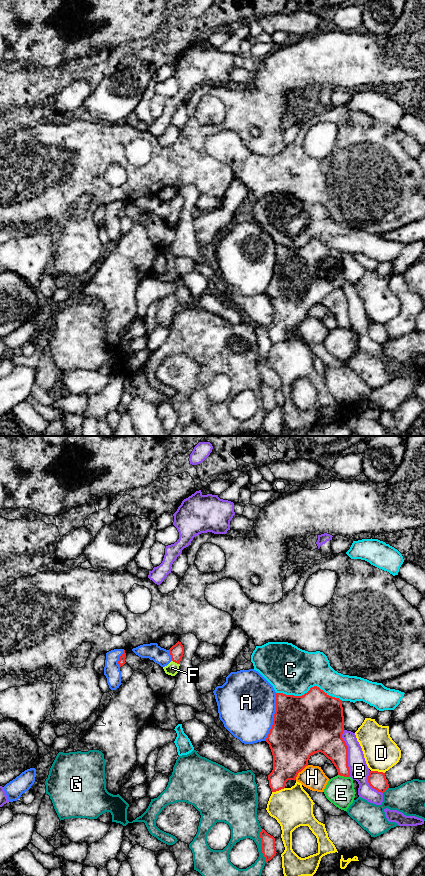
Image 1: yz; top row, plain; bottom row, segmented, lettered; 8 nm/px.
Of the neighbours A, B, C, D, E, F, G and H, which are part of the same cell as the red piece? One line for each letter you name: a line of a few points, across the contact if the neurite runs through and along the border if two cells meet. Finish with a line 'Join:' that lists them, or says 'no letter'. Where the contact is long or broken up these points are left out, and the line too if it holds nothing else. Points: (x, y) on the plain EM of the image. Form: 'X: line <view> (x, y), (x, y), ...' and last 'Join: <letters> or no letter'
F: line yz (176, 203), (176, 214), (172, 220)
Join: F

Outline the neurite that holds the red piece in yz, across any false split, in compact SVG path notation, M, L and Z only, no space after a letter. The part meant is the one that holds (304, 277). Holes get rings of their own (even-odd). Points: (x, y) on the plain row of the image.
M311 239L310 242L302 248L286 247L276 245L276 263L272 280L266 290L273 307L273 322L268 327L269 338L272 344L285 340L288 332L296 332L299 324L308 318L308 312L311 307L321 304L332 313L337 321L338 327L350 329L348 319L348 299L342 290L344 284L344 268L342 252L329 248L319 239Z

